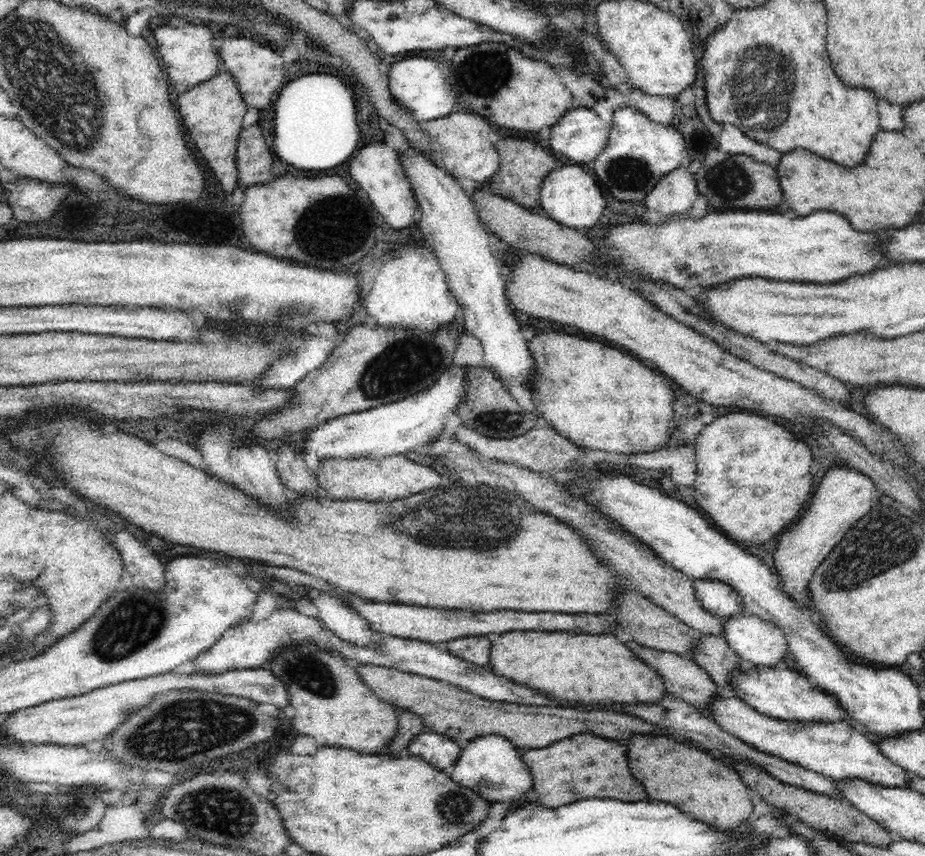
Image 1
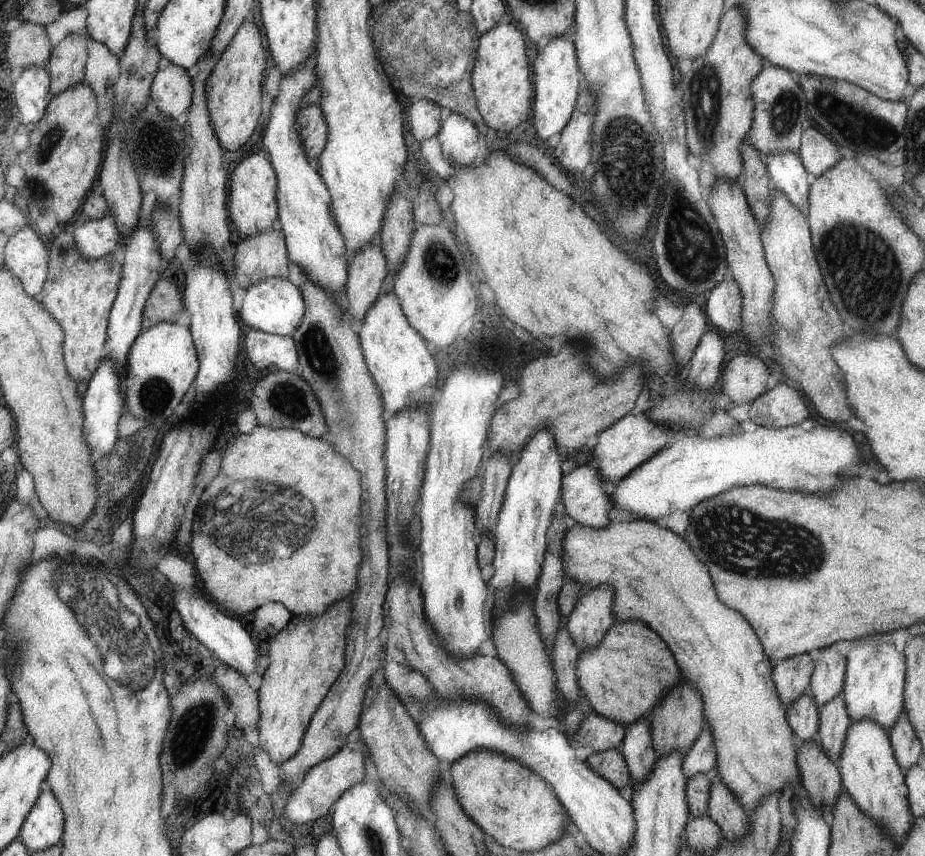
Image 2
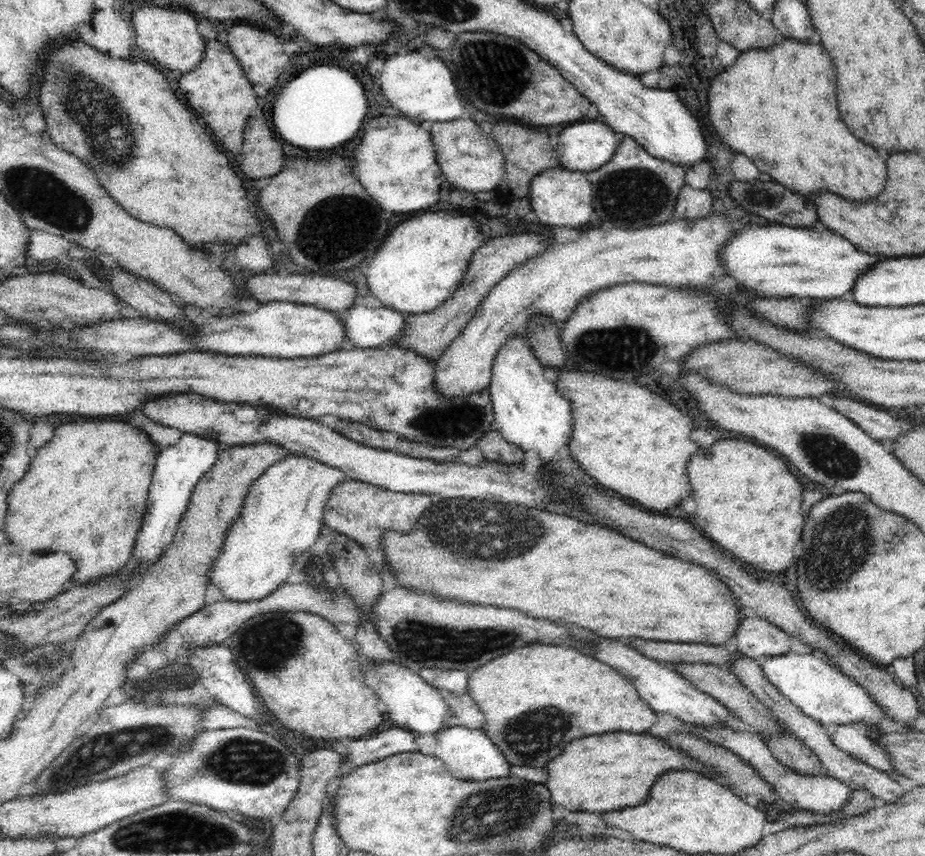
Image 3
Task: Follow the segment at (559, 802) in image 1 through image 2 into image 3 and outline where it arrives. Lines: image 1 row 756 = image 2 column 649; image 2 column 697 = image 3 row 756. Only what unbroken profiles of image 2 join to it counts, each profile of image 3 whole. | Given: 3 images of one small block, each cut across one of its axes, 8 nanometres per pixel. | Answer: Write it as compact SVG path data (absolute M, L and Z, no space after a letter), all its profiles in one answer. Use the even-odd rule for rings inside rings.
M649 732L614 733L578 738L566 744L566 748L546 766L546 786L550 790L554 806L590 813L610 813L610 810L642 804L662 770L670 772L674 769L693 770L714 780L718 776L714 774L714 770L702 766L696 759L674 747L666 746L659 736Z

